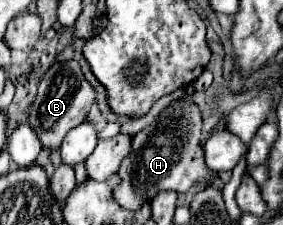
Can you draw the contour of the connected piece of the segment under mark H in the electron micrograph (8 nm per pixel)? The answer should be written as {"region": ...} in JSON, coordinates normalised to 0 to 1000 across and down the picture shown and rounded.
{"region":[[[622,440],[572,511],[466,609],[466,671],[445,689],[417,751],[417,822],[403,831],[403,893],[431,929],[502,929],[565,849],[608,840],[622,858],[664,849],[693,796],[742,778],[714,716],[714,511],[686,440]]]}

